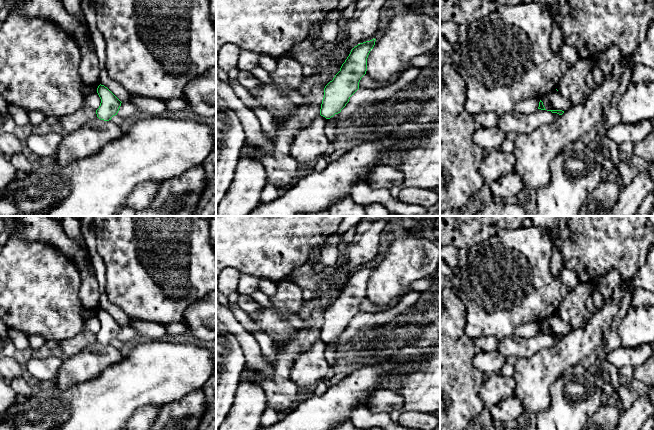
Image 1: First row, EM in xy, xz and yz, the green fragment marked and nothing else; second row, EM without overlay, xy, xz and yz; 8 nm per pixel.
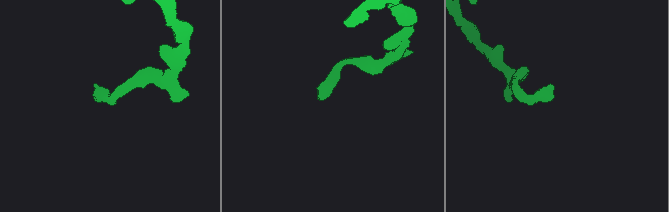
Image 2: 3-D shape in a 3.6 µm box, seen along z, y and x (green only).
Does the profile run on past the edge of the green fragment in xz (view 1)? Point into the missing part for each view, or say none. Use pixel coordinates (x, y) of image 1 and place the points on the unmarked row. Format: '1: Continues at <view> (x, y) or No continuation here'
1: No continuation here

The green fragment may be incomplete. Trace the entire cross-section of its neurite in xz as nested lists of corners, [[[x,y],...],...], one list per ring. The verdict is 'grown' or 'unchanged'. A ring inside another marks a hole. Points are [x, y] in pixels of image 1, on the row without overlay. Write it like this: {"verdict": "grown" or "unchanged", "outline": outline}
{"verdict": "unchanged", "outline": [[[376,263],[355,270],[340,295],[324,312],[324,321],[320,339],[330,343],[349,326],[350,321],[359,313],[359,306],[367,295],[367,282],[375,269]]]}

